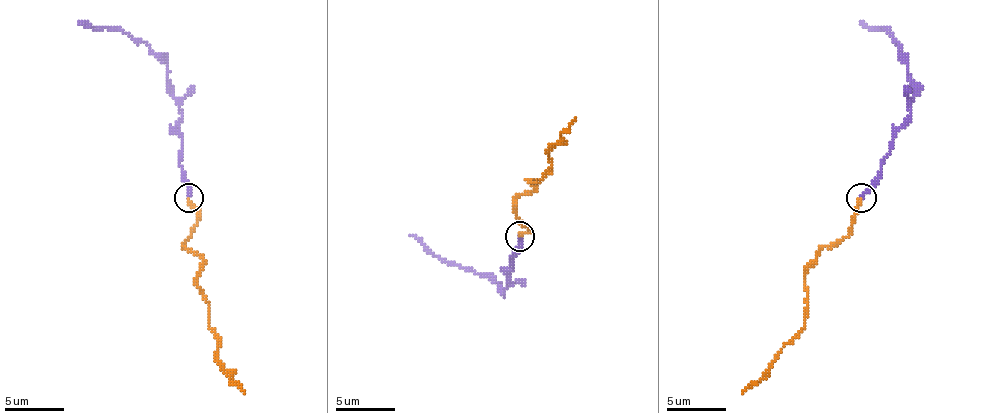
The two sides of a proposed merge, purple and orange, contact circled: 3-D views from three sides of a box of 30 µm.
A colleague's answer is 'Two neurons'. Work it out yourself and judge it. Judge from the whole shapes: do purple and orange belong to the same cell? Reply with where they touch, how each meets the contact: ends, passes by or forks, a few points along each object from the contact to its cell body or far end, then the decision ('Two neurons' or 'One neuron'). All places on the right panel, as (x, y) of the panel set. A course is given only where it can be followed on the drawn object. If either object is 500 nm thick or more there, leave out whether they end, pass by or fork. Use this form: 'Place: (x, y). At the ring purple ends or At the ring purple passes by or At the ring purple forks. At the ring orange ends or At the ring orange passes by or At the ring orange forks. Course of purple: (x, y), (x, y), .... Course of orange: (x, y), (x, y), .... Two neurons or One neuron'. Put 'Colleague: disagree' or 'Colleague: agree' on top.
Colleague: disagree
Place: (861, 198). At the ring purple ends. At the ring orange ends. Course of purple: (860, 198), (875, 181), (893, 136), (910, 113), (908, 66), (896, 42), (887, 30), (860, 21). Course of orange: (860, 198), (854, 210), (851, 231), (825, 246), (804, 275), (807, 305), (804, 325), (742, 393). One neuron

